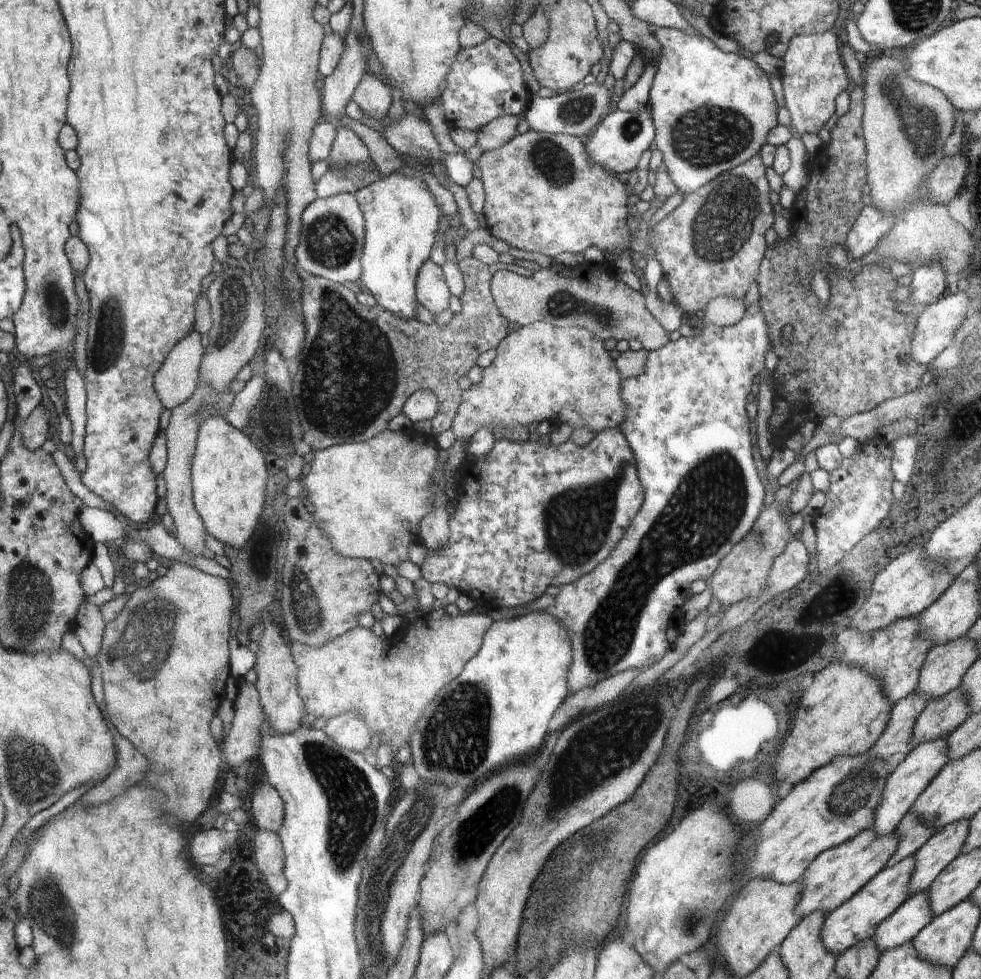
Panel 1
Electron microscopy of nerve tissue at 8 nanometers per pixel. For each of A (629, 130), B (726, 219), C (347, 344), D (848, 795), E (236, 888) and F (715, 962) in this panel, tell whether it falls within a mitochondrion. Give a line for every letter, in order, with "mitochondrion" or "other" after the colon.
A: mitochondrion
B: mitochondrion
C: mitochondrion
D: mitochondrion
E: mitochondrion
F: other

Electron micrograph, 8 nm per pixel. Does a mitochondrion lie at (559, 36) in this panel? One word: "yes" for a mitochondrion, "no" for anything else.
no

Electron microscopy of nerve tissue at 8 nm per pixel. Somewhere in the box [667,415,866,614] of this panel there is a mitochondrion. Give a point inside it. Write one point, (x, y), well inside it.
(853, 583)

